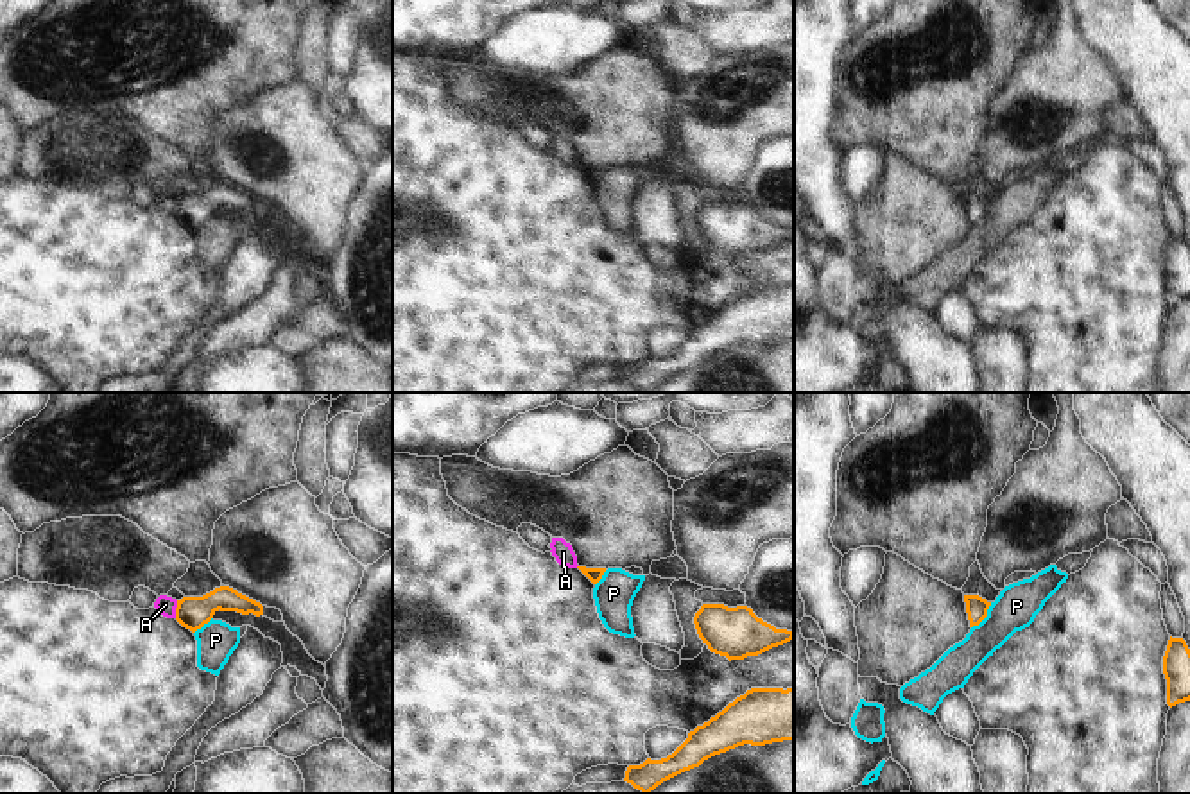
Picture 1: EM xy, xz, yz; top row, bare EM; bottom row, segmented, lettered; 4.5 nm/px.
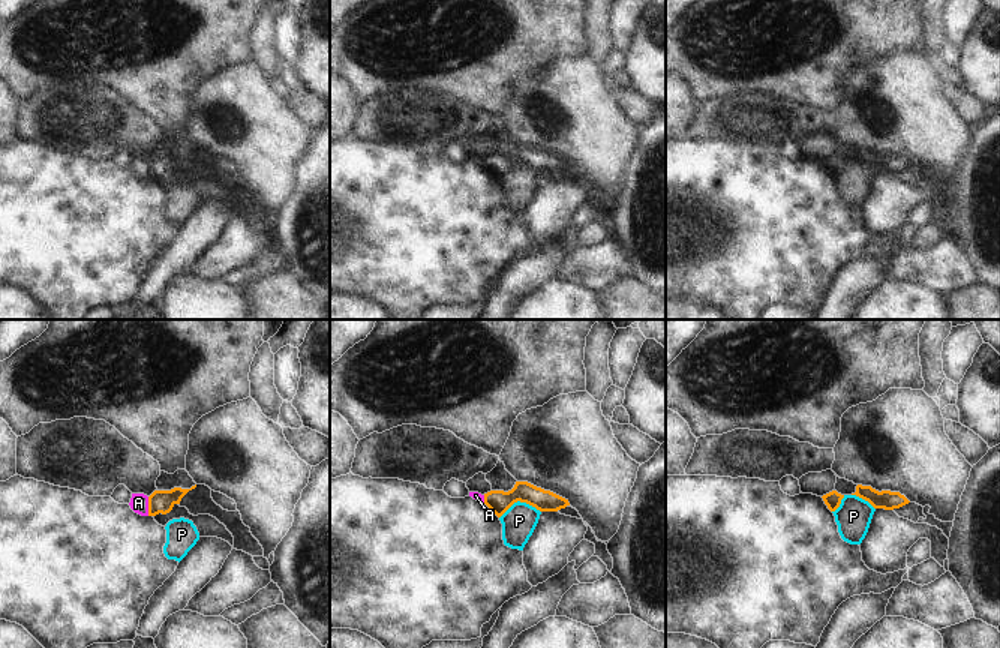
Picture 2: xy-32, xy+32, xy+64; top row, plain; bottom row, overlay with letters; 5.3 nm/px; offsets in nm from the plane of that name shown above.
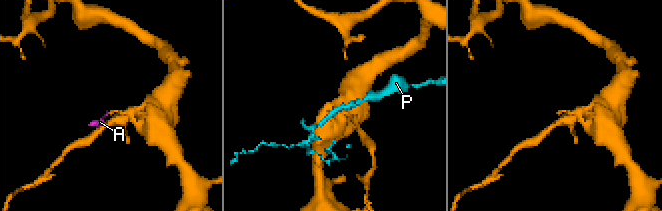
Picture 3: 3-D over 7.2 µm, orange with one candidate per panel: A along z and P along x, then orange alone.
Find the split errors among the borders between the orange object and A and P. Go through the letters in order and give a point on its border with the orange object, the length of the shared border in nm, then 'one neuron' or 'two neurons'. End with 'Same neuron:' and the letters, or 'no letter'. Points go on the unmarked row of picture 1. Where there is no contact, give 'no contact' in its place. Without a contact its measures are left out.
A: xy (176, 208) | 80 nm | two neurons
P: yz (984, 215) | 150 nm | two neurons
Same neuron: no letter

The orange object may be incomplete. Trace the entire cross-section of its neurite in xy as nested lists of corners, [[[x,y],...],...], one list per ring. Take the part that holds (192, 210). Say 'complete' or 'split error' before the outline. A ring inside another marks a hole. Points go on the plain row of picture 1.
complete; [[[229,185],[215,186],[203,195],[183,195],[177,199],[176,219],[195,231],[208,222],[217,210],[237,210],[242,213],[263,213],[263,204]]]

